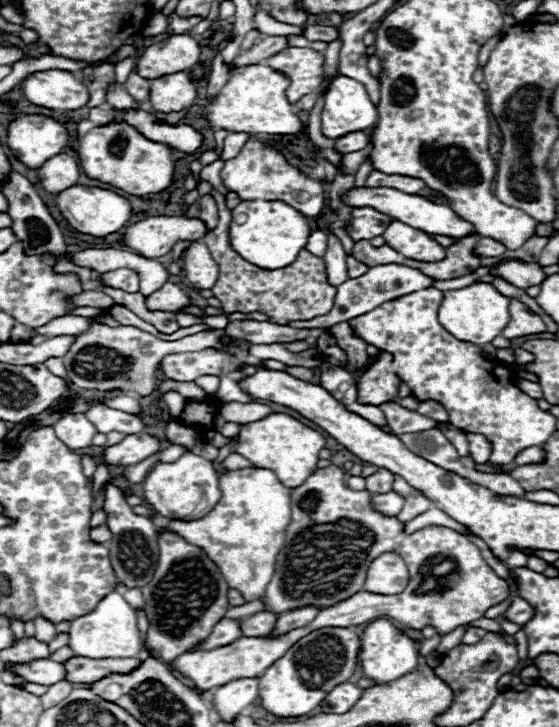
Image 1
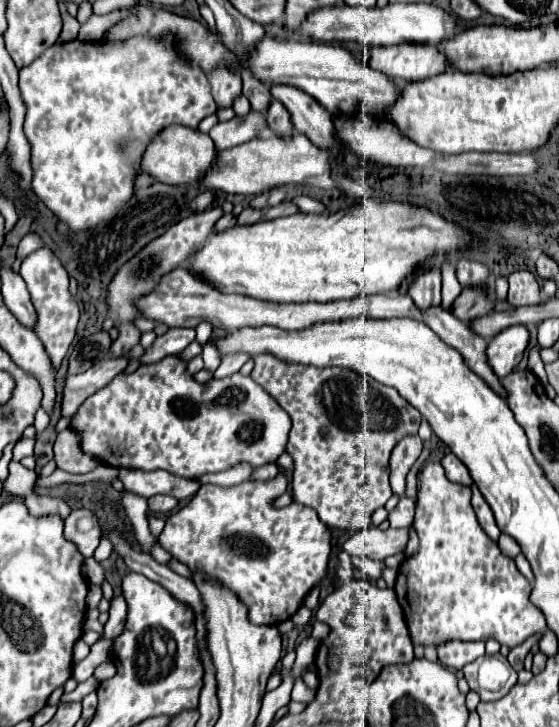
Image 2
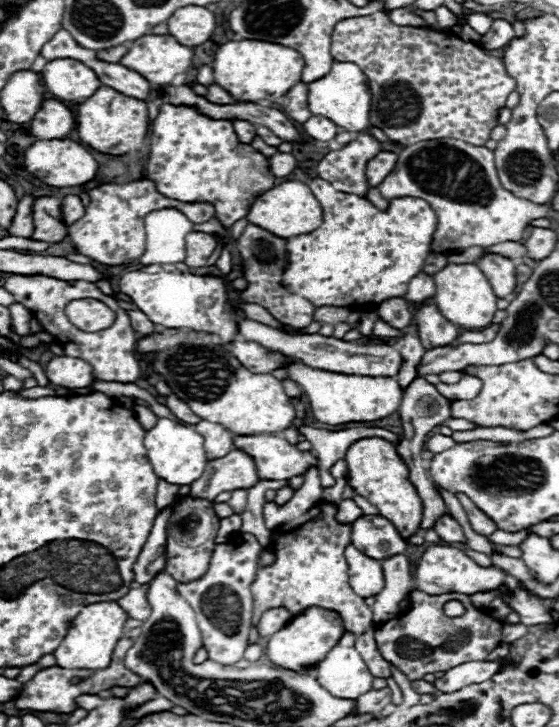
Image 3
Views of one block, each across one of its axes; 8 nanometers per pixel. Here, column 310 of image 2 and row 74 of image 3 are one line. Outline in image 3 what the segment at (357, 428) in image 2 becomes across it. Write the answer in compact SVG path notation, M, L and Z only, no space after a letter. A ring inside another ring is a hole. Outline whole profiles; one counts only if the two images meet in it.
M384 12L340 20L332 32L332 58L354 62L366 72L372 94L370 126L384 130L390 140L402 146L438 138L460 138L474 146L484 146L490 130L498 124L498 112L506 106L508 94L516 90L516 80L508 76L504 62L490 56L476 42L464 42L454 32L426 26L396 26Z

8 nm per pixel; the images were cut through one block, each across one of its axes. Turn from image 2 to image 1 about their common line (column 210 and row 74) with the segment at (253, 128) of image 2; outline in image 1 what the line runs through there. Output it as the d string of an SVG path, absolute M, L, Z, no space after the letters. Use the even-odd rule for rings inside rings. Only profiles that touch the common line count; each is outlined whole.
M136 68L130 72L130 76L128 76L128 80L124 82L124 86L126 86L126 90L130 92L130 96L132 96L138 104L142 104L142 102L146 102L146 100L148 100L150 80L146 80L146 78L138 76Z

